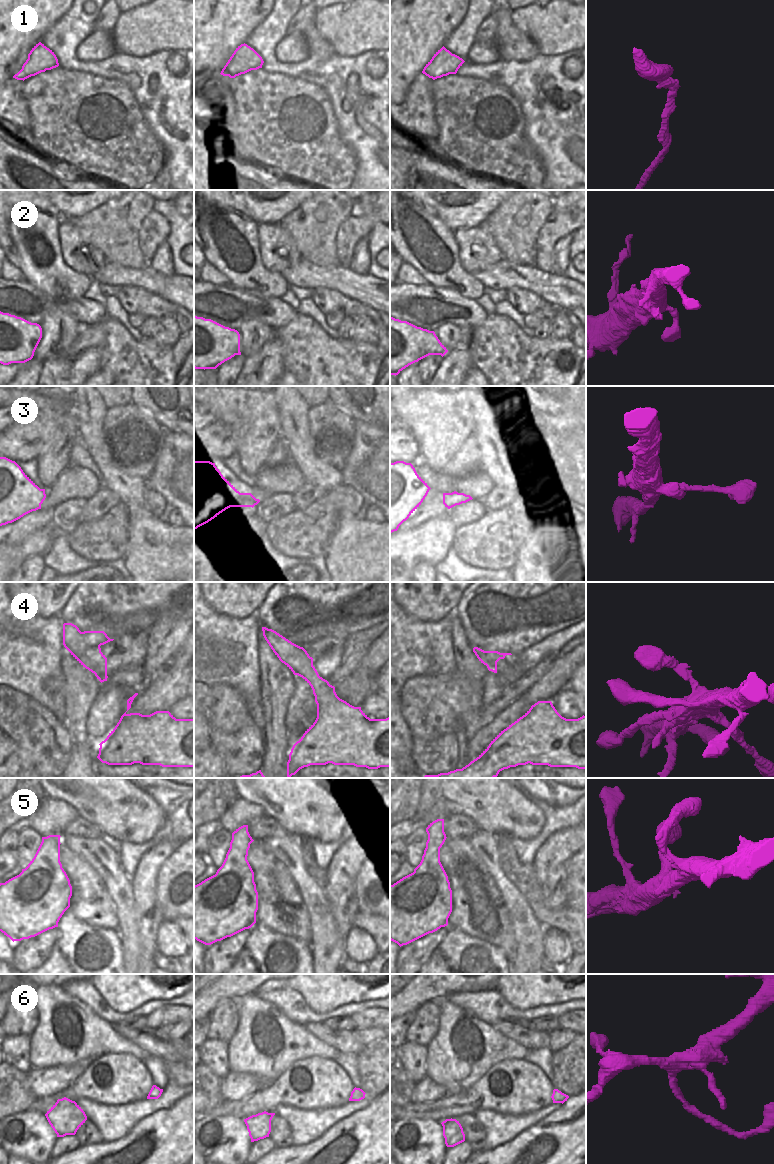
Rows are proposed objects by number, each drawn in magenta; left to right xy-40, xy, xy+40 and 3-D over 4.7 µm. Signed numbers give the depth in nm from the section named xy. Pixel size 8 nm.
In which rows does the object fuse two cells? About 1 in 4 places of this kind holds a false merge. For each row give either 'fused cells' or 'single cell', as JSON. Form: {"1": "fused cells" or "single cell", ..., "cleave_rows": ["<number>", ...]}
{"1": "fused cells", "2": "single cell", "3": "single cell", "4": "single cell", "5": "single cell", "6": "single cell", "cleave_rows": ["1"]}

